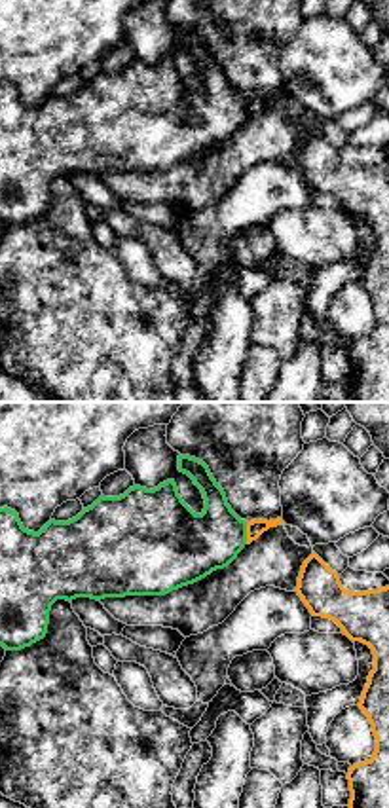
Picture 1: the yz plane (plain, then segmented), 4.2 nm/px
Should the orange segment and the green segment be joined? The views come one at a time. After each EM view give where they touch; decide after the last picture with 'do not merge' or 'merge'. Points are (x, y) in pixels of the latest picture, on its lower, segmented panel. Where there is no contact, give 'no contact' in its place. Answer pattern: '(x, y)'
(247, 533)

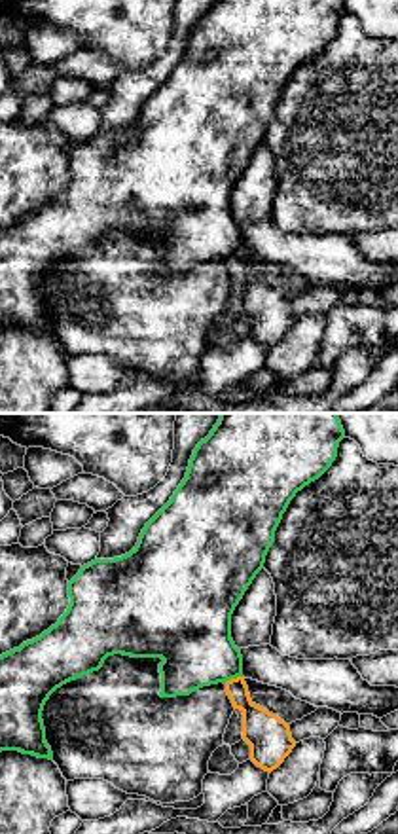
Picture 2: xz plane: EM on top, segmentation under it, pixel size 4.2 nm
(232, 679)

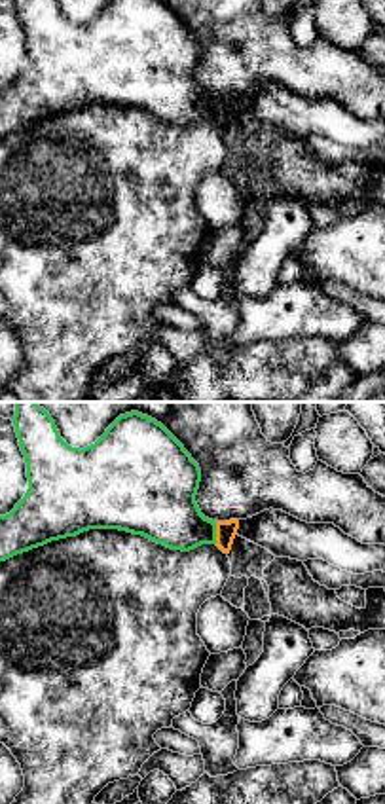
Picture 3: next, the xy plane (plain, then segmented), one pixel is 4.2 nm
(217, 533)

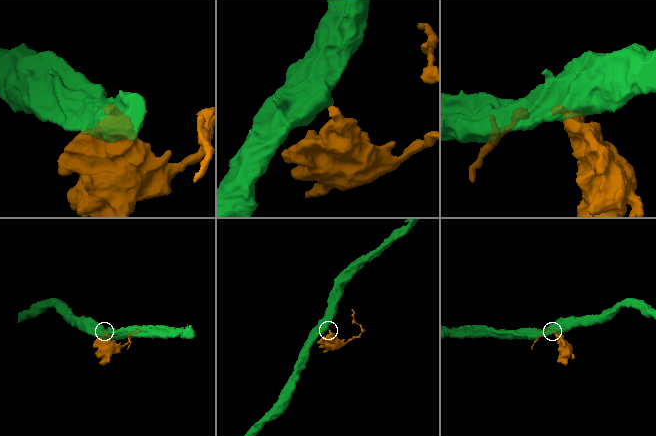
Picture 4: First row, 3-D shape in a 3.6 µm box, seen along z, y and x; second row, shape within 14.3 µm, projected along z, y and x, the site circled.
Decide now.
do not merge

